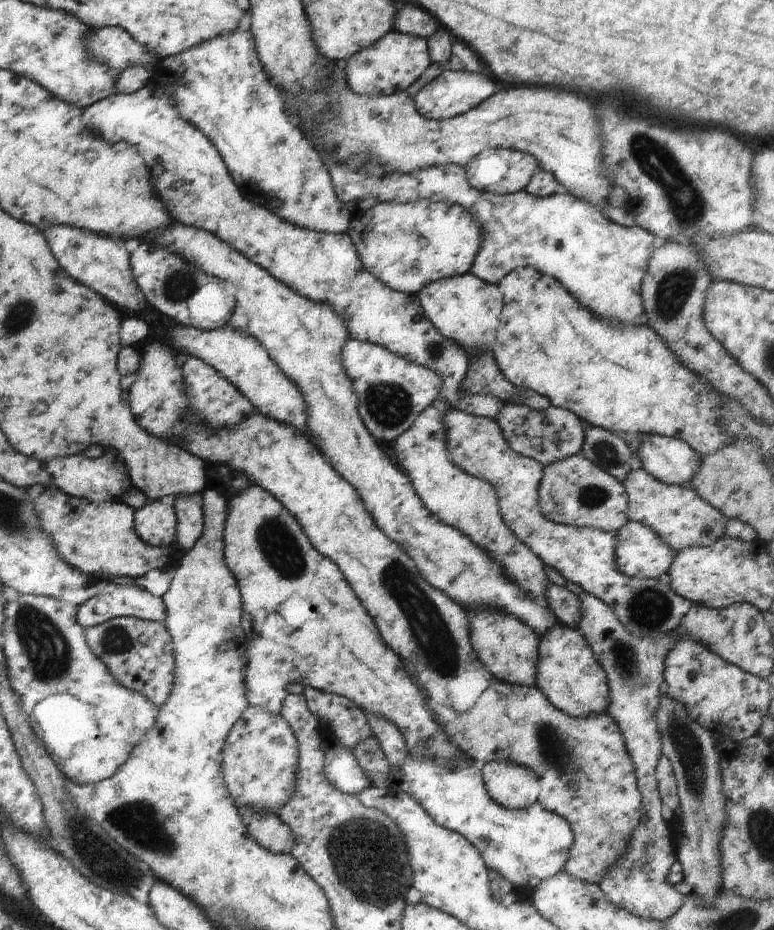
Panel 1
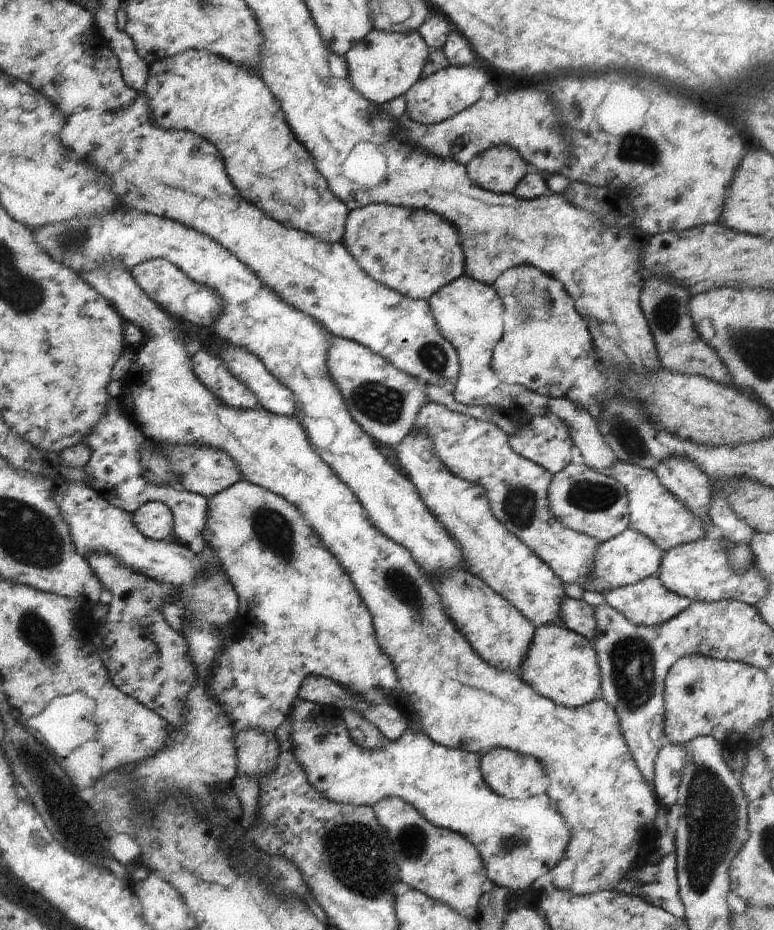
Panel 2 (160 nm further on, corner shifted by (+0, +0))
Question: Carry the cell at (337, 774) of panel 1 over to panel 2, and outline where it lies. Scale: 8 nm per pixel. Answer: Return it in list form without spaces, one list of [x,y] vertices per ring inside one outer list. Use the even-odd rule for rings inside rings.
[[[297,696],[289,706],[290,744],[294,759],[303,768],[307,782],[326,799],[336,803],[373,806],[383,798],[400,798],[412,806],[433,826],[449,829],[464,836],[478,852],[483,863],[488,885],[523,889],[535,878],[543,876],[561,862],[569,840],[570,828],[564,818],[549,806],[549,797],[543,793],[519,799],[508,799],[495,794],[481,778],[478,755],[450,749],[434,743],[421,731],[405,729],[395,741],[387,741],[379,750],[360,749],[346,732],[346,726],[335,708],[300,700]]]

